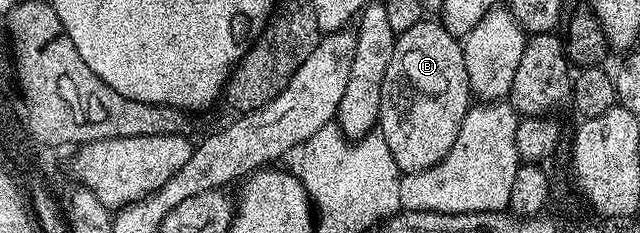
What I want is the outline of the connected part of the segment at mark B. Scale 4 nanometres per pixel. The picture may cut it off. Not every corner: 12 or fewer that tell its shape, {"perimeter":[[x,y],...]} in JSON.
{"perimeter":[[458,36],[393,44],[379,134],[406,176],[455,145],[471,106]]}

